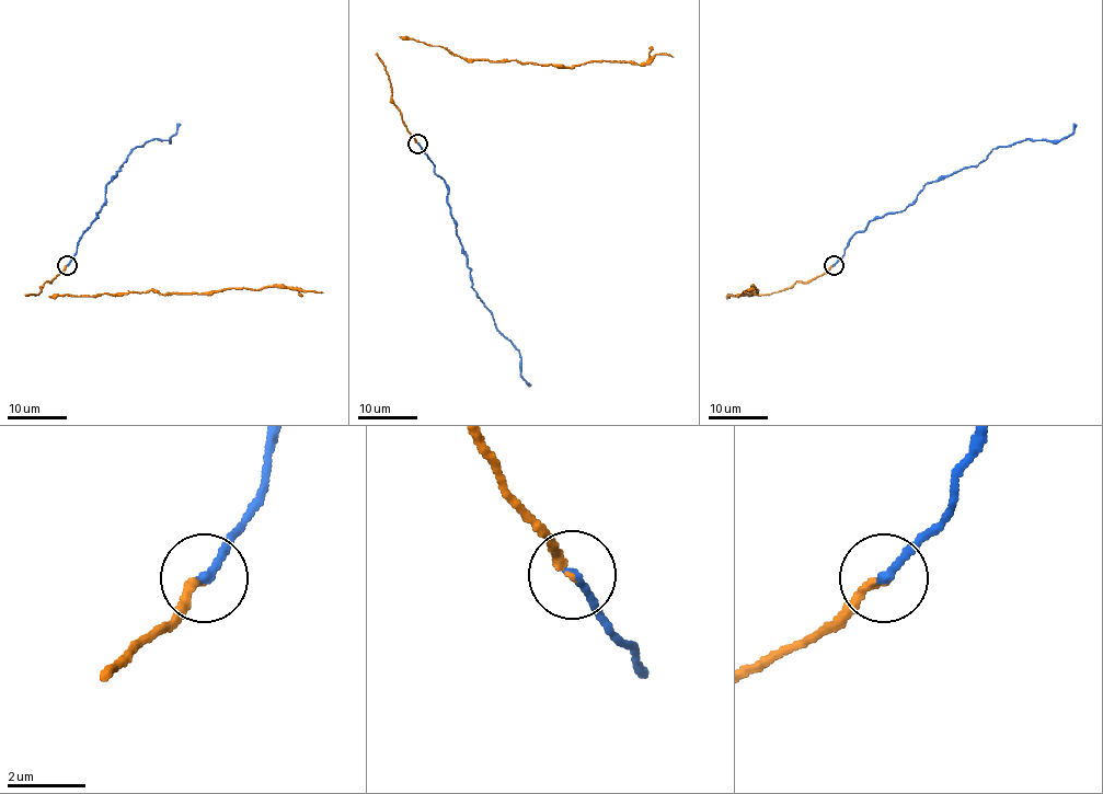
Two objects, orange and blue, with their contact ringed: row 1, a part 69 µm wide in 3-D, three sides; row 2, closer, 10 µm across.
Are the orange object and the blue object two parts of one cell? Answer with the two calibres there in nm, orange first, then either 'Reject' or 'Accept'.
Thickness 190 nm (orange) against 240 nm. Accept

